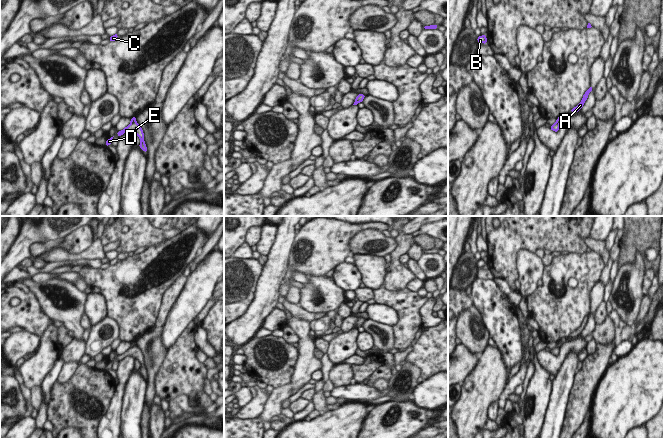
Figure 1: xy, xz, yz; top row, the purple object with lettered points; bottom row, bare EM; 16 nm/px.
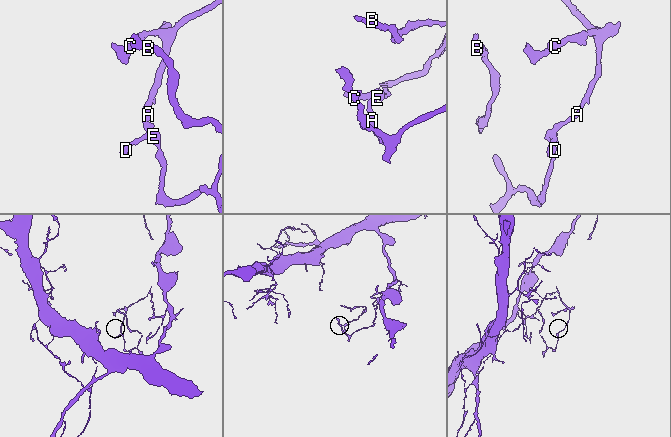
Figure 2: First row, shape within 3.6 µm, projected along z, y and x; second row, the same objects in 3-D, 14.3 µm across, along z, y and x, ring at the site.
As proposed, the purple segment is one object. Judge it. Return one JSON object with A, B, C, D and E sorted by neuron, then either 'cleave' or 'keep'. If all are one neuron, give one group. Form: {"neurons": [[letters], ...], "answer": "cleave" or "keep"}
{"neurons": [["A", "C"], ["B", "D", "E"]], "answer": "cleave"}

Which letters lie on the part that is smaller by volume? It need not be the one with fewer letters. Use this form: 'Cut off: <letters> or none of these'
Cut off: B, D, E

